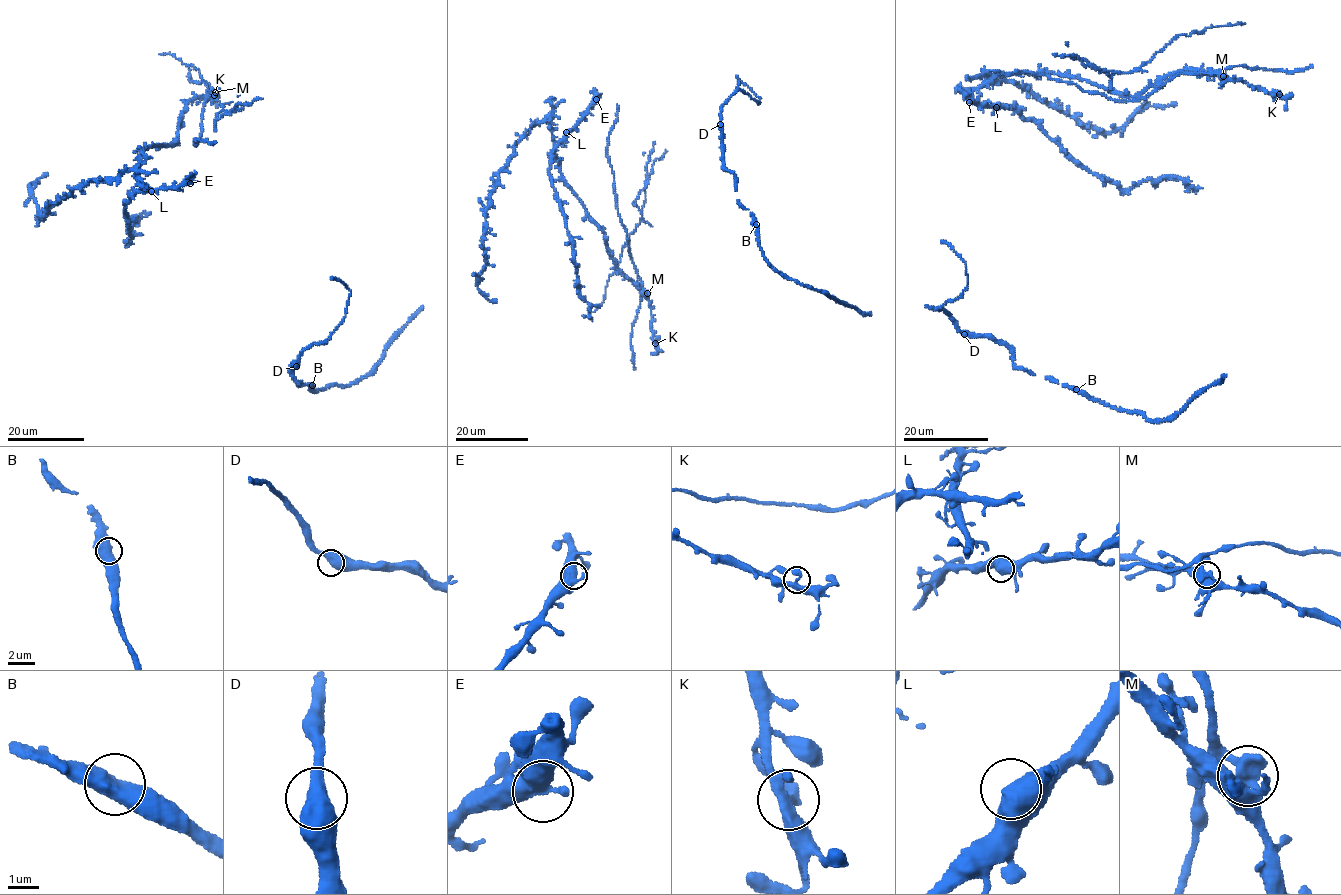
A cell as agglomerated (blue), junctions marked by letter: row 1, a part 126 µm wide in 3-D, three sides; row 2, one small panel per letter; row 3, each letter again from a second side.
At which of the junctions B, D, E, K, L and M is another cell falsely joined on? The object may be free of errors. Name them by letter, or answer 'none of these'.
M

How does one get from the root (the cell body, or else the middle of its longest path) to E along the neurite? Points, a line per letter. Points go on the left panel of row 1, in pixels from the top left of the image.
E: (150, 189), (177, 189), (190, 183)

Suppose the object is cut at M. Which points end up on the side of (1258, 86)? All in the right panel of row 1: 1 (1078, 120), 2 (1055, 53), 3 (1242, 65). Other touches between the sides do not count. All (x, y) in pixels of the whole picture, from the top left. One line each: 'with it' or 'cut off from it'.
1: with it
2: cut off from it
3: cut off from it

